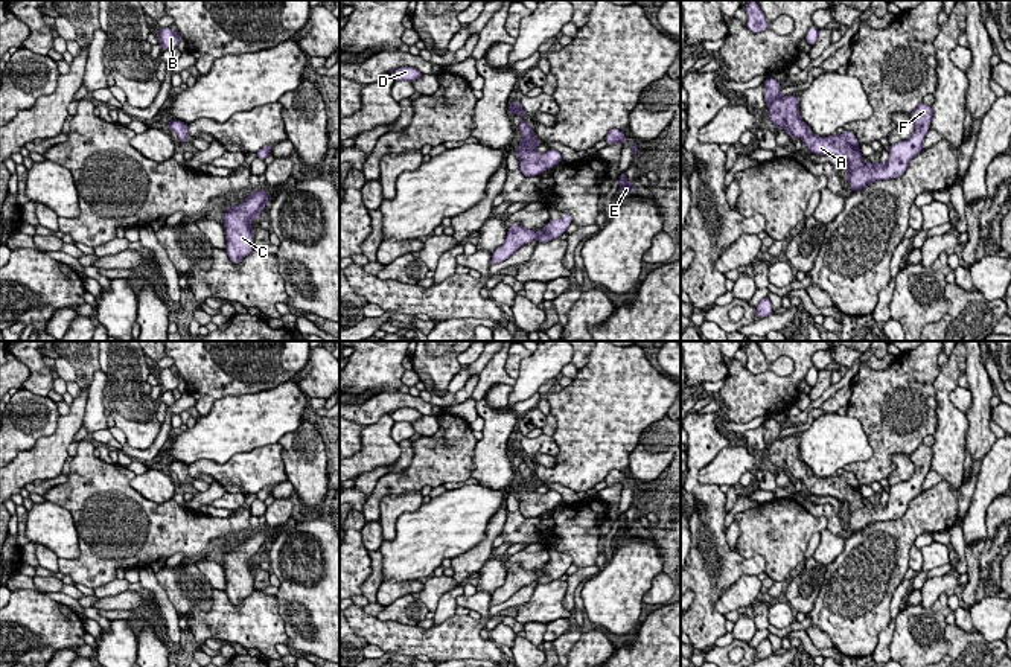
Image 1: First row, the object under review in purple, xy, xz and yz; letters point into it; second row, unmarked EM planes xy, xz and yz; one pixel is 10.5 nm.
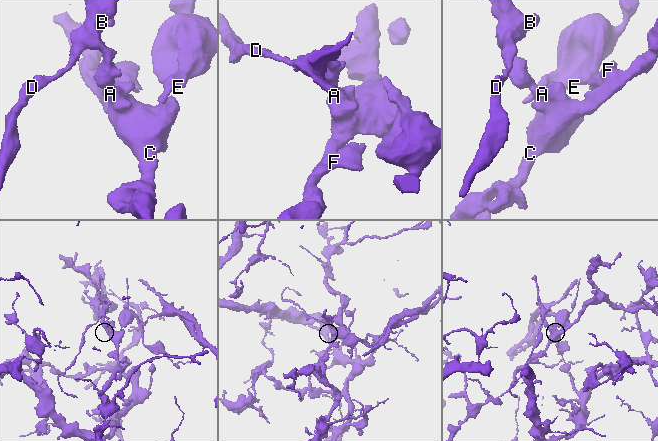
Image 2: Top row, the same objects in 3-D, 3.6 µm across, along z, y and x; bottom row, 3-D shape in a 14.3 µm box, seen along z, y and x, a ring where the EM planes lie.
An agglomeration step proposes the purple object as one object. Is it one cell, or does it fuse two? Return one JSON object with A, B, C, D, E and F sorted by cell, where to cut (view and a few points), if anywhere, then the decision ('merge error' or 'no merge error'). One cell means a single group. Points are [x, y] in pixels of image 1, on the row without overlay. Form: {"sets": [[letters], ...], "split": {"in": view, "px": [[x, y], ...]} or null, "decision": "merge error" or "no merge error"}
{"sets": [["A", "B", "C", "D", "E", "F"]], "split": null, "decision": "no merge error"}

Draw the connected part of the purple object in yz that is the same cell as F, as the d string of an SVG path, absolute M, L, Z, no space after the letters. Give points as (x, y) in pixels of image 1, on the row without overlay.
M767 419L764 426L764 443L769 449L767 458L775 469L784 471L790 478L801 480L807 490L816 496L833 496L848 510L848 525L853 533L880 522L901 518L911 501L923 493L923 483L930 471L933 451L930 446L920 445L911 460L915 466L912 477L888 487L889 498L885 504L865 504L859 490L856 475L845 471L842 475L819 478L812 474L810 468L799 457L799 439L781 436L781 425Z

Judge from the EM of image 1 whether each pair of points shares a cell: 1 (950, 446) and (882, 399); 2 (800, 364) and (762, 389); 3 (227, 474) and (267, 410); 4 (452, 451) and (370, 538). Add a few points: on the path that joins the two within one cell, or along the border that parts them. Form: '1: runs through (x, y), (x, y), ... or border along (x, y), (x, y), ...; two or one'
1: border along (937, 399), (937, 428), (932, 434); two
2: runs through (797, 375), (783, 389), (772, 389); one
3: border along (276, 443), (236, 453), (221, 463), (206, 460); two
4: border along (378, 520), (366, 523); two

